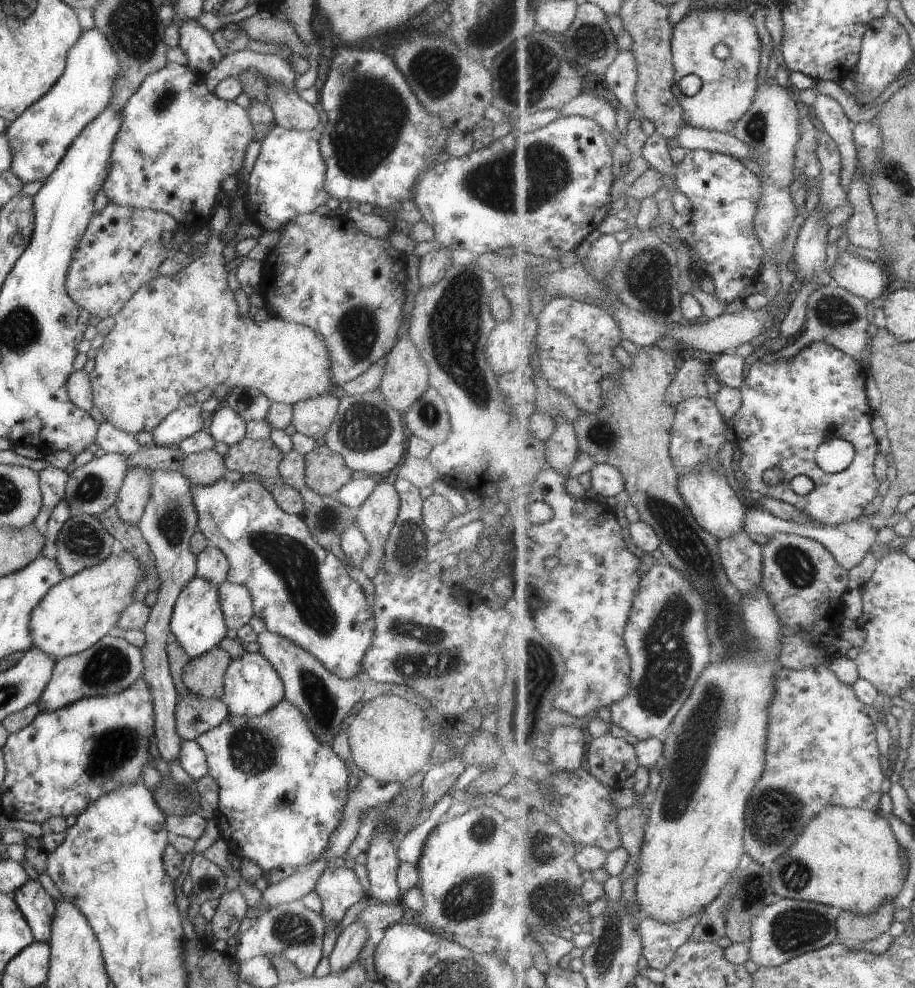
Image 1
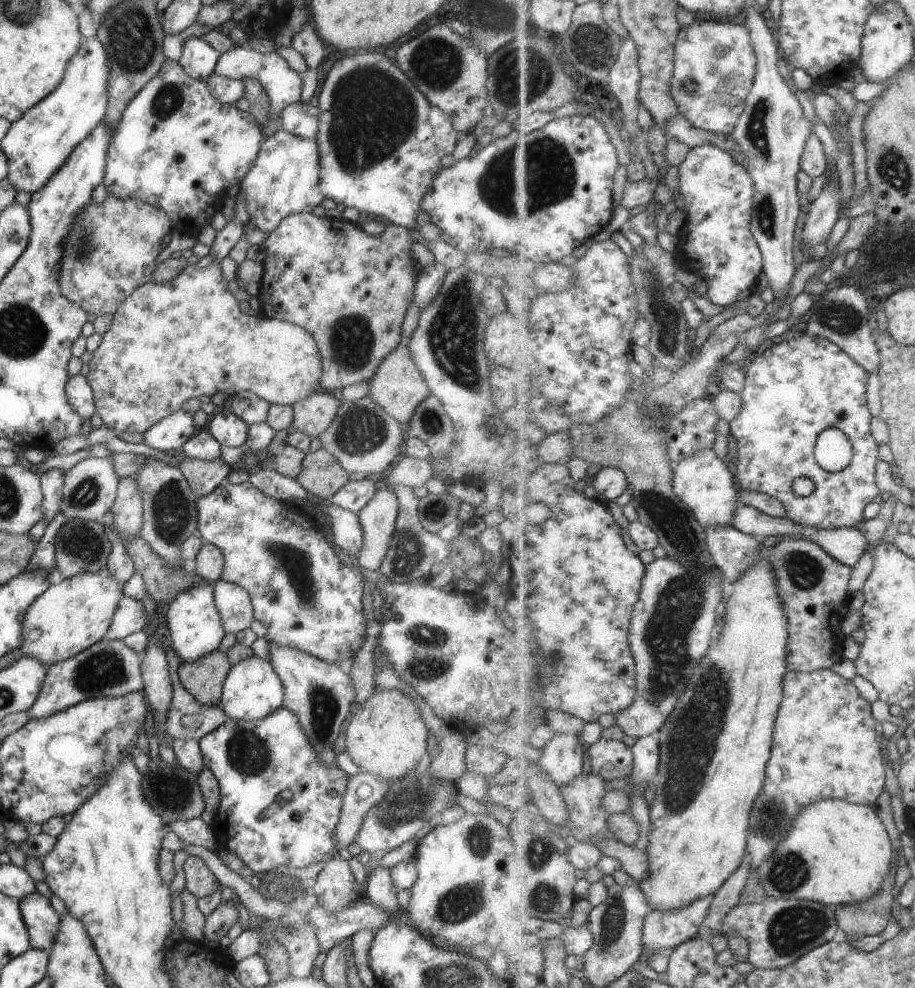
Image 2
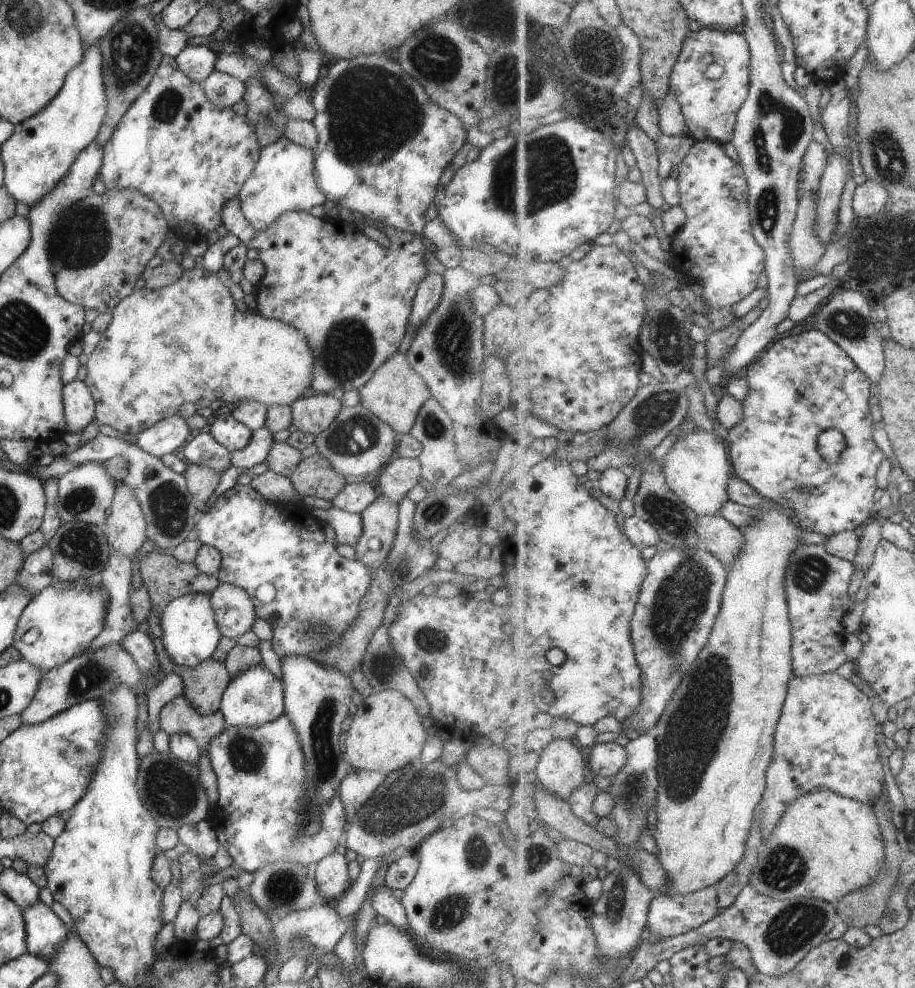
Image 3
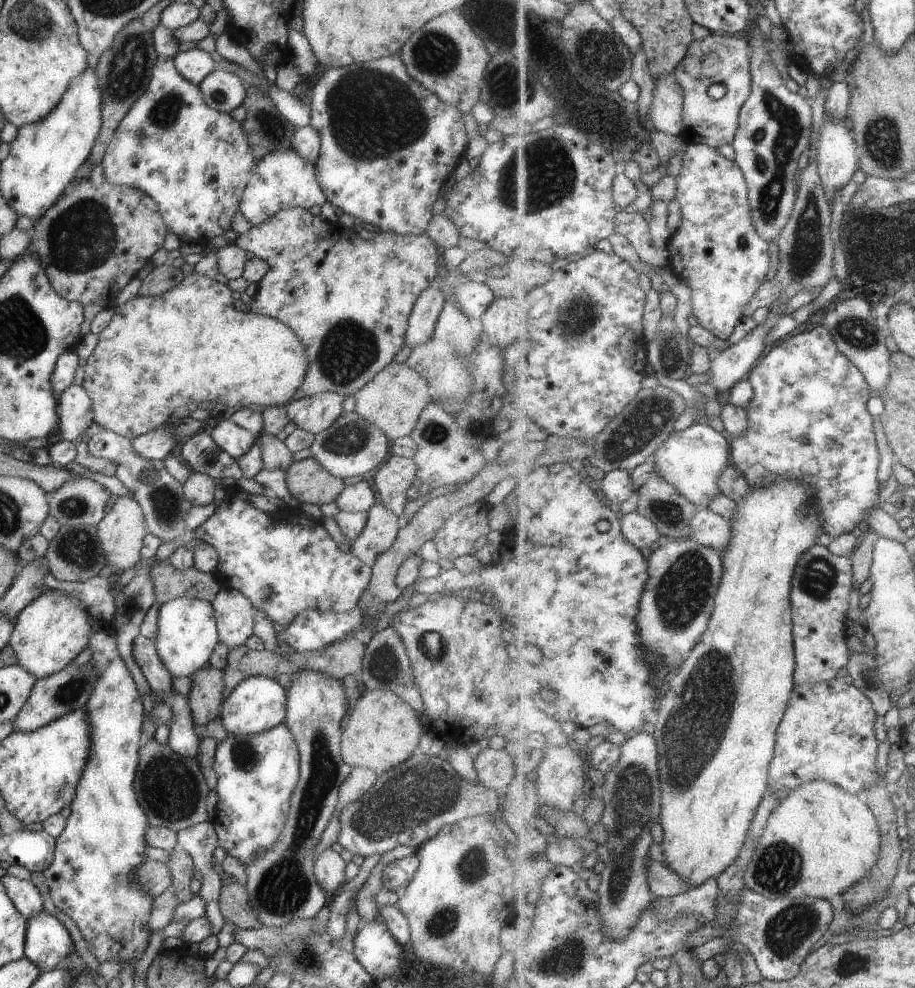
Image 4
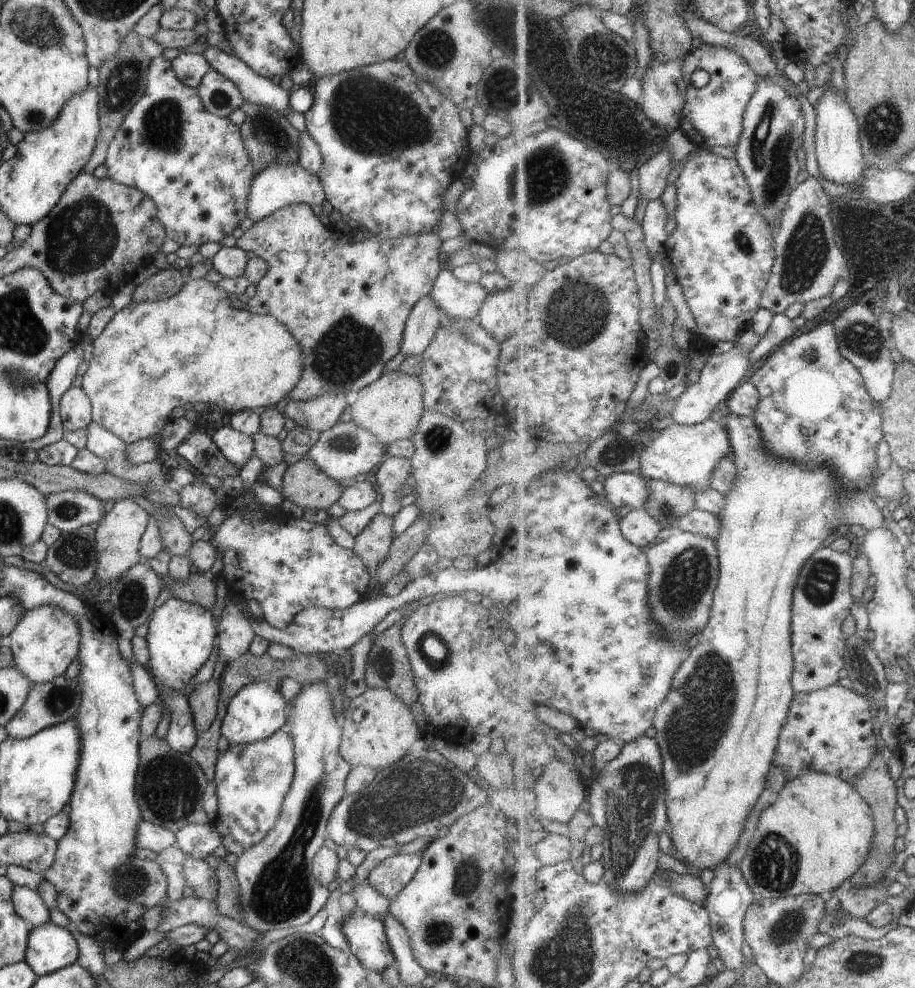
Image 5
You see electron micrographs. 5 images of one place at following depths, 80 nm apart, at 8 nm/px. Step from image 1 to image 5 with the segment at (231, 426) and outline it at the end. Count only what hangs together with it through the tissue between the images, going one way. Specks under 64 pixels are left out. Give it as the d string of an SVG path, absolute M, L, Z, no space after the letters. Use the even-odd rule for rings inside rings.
M228 424L216 429L211 440L217 445L223 456L236 467L240 468L253 455L252 438L238 430L233 430Z

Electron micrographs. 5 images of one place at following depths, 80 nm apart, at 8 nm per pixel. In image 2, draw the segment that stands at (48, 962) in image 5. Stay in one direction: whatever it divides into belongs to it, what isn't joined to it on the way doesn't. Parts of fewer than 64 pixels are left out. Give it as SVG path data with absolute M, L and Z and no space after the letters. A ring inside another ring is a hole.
M35 890L20 898L18 907L30 946L49 952L60 921L49 899Z

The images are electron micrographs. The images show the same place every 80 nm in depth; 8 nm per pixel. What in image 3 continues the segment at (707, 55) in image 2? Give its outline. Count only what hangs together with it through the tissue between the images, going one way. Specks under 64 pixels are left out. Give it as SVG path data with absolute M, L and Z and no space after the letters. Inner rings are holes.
M703 26L702 29L691 31L687 38L684 38L680 51L671 75L670 92L676 96L685 115L687 136L695 142L713 141L721 145L731 143L738 122L738 112L750 93L750 43L740 30L724 31ZM707 56L712 56L712 63L721 64L723 68L723 73L718 79L705 76L704 70L709 64L703 62L703 58Z

